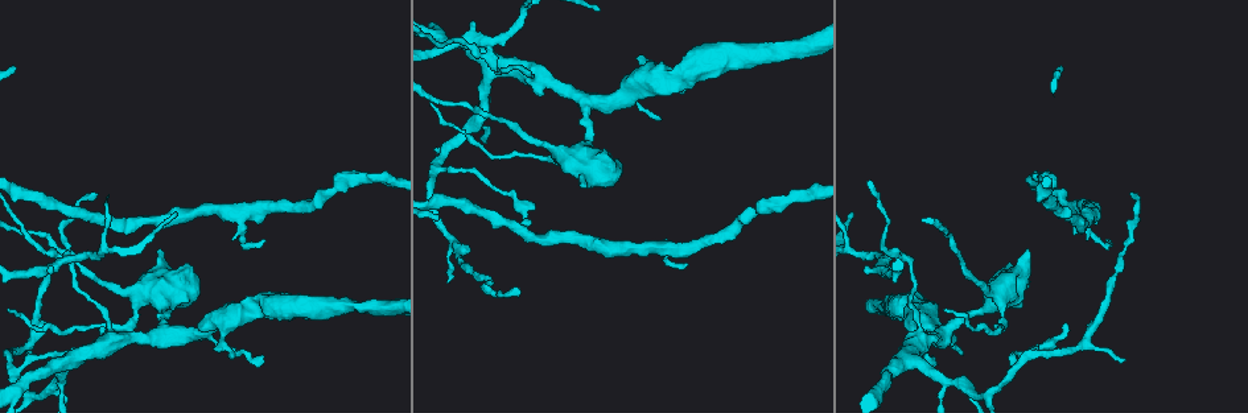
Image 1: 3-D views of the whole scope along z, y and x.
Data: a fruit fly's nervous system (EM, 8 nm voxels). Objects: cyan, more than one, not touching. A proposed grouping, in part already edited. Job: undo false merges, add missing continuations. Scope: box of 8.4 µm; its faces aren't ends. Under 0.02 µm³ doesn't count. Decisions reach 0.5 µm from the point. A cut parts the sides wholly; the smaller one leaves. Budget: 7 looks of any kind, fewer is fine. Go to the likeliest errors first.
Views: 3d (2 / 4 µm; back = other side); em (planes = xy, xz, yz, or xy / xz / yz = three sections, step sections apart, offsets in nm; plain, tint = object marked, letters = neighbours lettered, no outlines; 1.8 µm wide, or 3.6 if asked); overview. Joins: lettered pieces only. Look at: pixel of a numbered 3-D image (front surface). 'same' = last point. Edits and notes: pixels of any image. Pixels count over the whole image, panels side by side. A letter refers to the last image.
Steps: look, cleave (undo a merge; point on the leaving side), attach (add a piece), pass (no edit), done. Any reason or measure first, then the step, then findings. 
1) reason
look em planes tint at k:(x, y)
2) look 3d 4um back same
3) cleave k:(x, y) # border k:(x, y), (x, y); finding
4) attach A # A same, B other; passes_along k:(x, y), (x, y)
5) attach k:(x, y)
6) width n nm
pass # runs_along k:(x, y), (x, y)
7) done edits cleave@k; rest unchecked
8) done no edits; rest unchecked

four or more arms meet
look 3d 4um at 1:(885, 255)

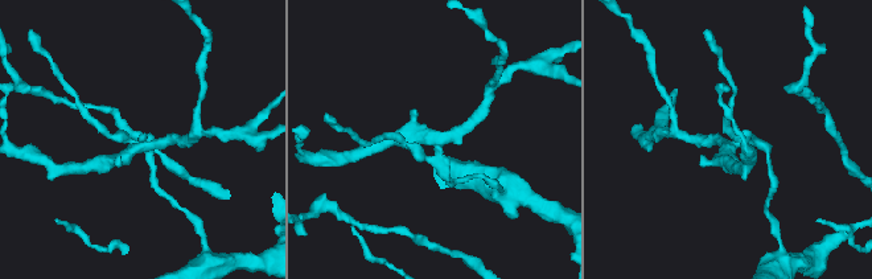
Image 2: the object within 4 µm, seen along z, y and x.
look em planes plain at 2:(144, 140)

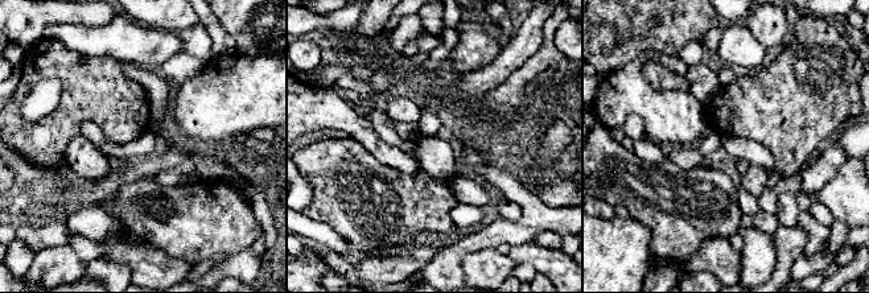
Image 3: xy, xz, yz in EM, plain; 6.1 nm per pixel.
look em planes letters same

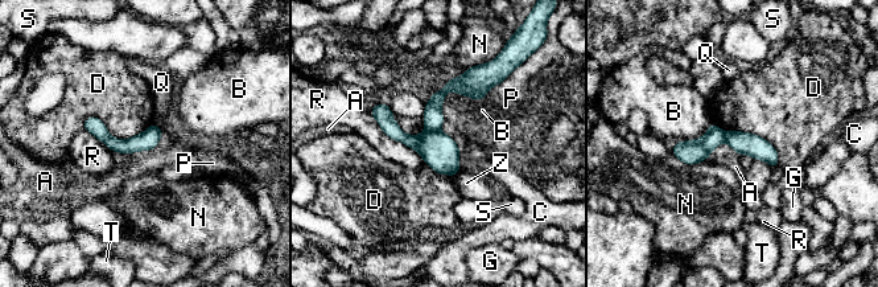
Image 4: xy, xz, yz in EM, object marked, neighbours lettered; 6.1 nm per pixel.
cleave 4:(433, 119) # A other, B other, C other, D other, G other, N other, P other, Q other, R other, S other, T other, Z other; part_leaving 4:(491, 82), (449, 86), (428, 126); two neurons meet here

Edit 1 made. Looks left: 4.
look overview

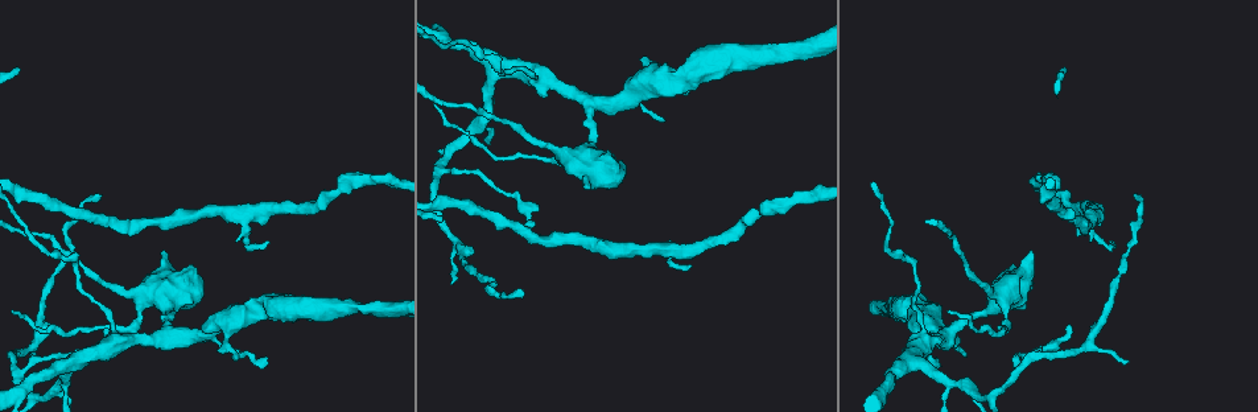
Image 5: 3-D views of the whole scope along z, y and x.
an open end
look em planes letters at 5:(266, 241)

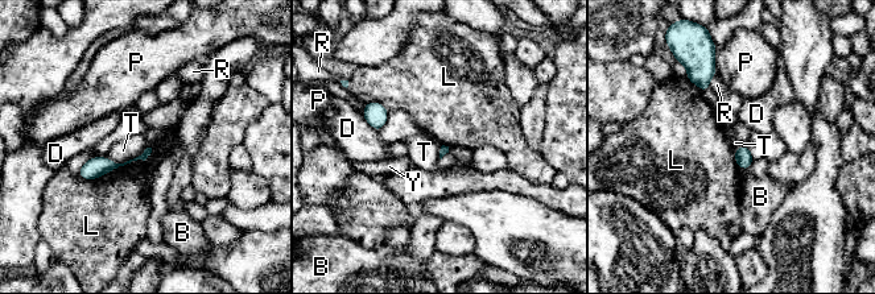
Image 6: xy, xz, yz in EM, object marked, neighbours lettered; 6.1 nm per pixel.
longest_contact L 500 nm
pass # B other, D other, L other, P other, R other, T other, Y other; no lettered piece goes on from it

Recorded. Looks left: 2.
done edits cleave@4; rest unchecked

